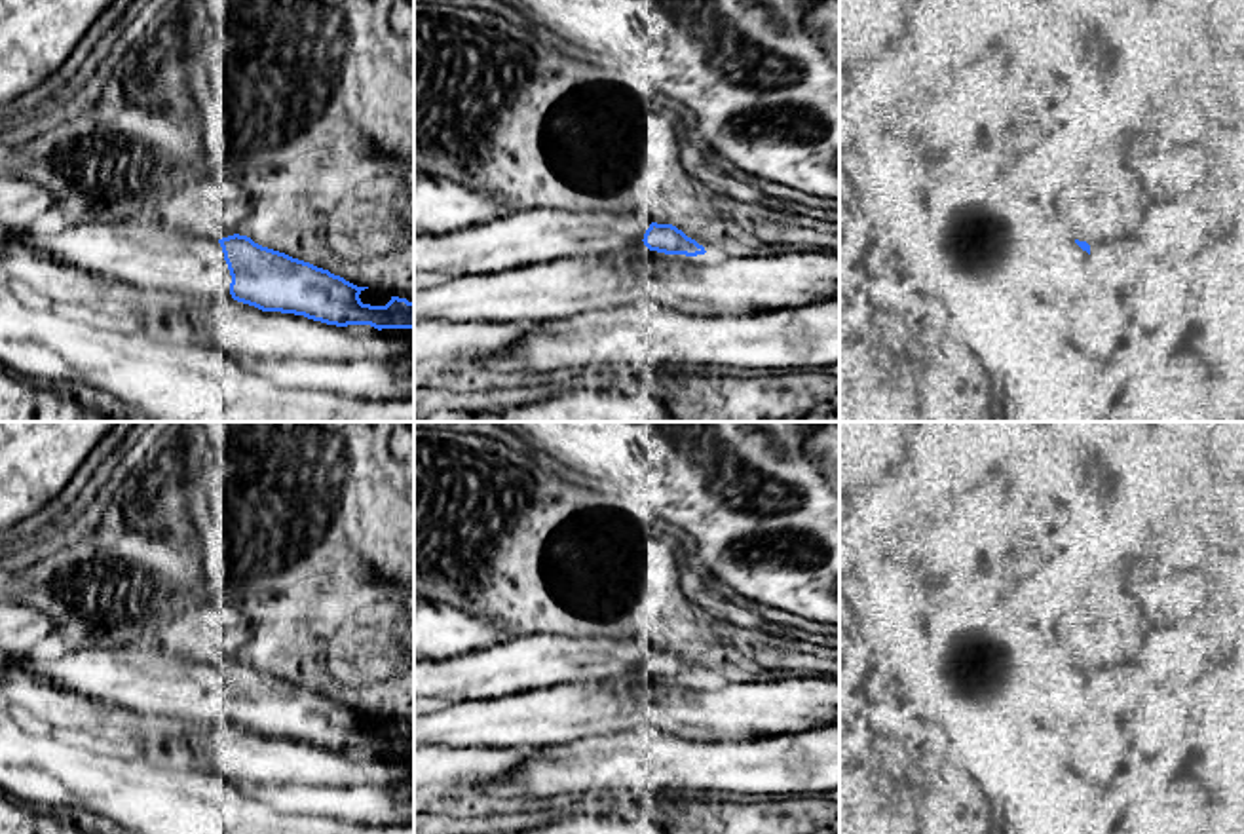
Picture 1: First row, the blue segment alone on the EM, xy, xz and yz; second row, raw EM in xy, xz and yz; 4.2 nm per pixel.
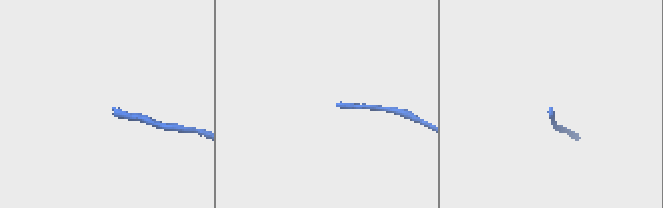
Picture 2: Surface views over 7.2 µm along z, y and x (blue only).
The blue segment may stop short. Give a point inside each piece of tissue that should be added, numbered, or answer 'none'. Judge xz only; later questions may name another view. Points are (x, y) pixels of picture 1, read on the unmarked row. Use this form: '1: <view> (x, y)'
1: xz (542, 662)

